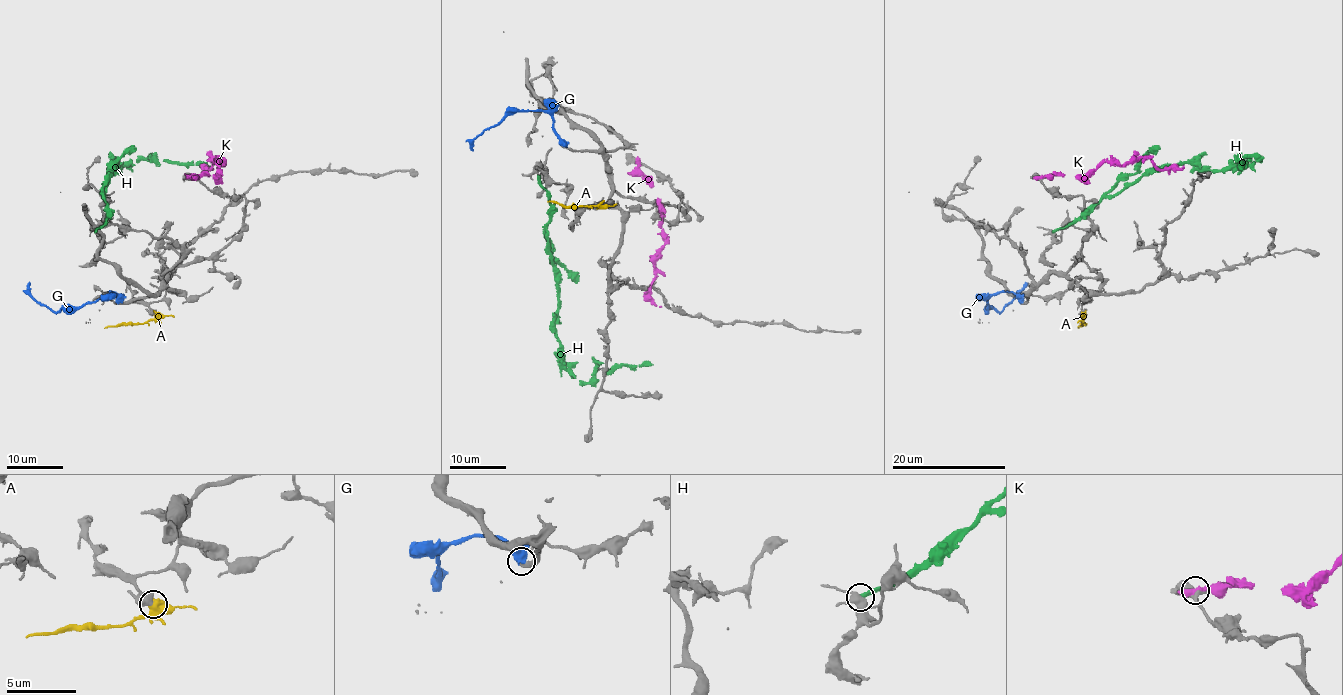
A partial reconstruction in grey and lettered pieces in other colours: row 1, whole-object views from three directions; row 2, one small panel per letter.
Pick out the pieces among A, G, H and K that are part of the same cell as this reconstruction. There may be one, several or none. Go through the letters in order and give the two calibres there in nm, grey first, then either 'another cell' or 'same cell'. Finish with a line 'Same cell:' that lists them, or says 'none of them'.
A: calibres 700 and 440 nm; another cell
G: calibres 400 and 750 nm; another cell
H: calibres 420 and 340 nm; another cell
K: calibres 360 and 600 nm; another cell
Same cell: none of them

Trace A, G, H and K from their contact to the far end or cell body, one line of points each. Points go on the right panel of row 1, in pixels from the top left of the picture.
A: (1083, 315), (1083, 323), (1079, 328)
G: (1021, 302), (1012, 292), (995, 292), (988, 299), (988, 306), (999, 312), (1028, 282)
H: (1053, 231), (1152, 172), (1185, 163), (1209, 170), (1246, 169), (1259, 159), (1245, 156), (1242, 167)
K: (1040, 177), (1089, 176), (1104, 162), (1121, 165), (1141, 157), (1150, 159), (1160, 169), (1184, 166)

